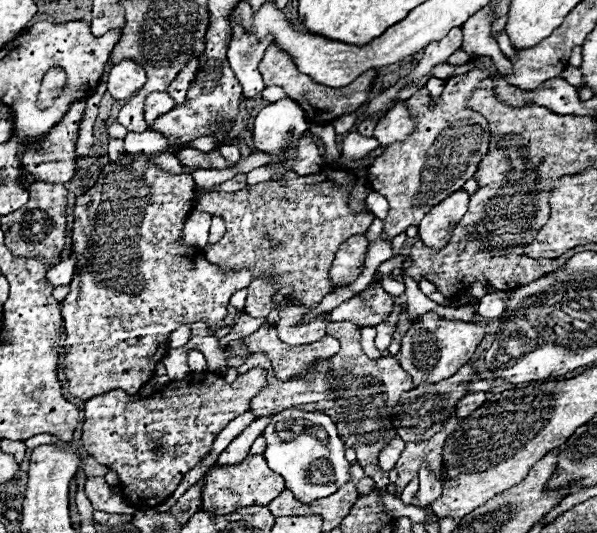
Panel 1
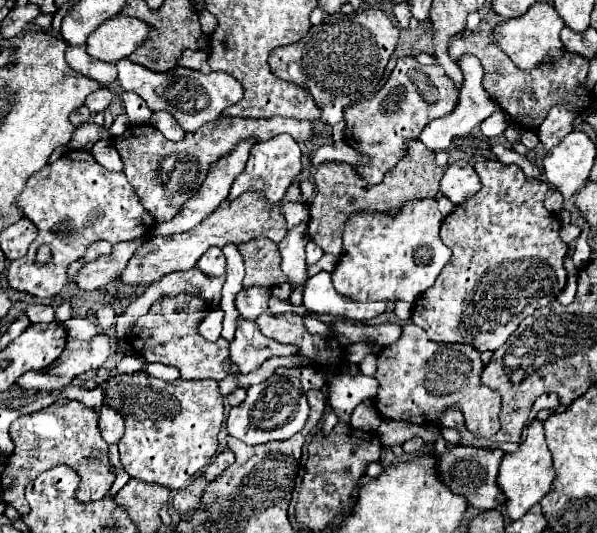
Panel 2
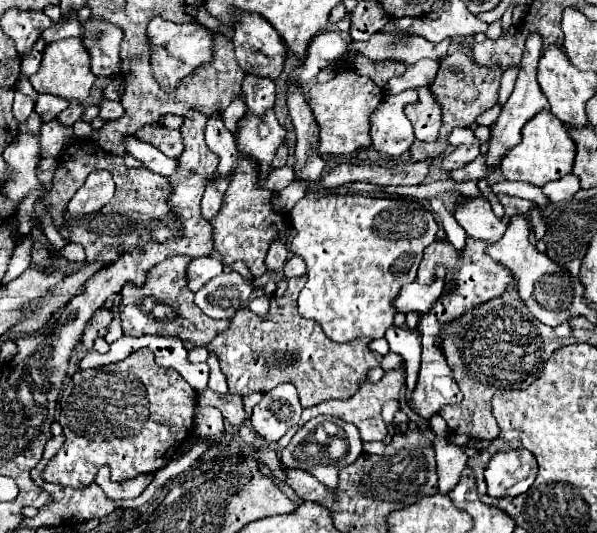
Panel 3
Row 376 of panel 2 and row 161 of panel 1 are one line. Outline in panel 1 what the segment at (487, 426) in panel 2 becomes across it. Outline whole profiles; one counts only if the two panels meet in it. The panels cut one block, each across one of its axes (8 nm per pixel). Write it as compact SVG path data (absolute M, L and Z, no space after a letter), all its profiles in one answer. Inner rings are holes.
M472 70L448 78L444 92L432 102L426 90L418 90L406 100L406 108L414 120L418 120L414 132L406 140L390 144L384 154L374 160L366 176L370 188L390 204L388 216L384 218L384 240L390 242L408 226L418 226L432 206L458 192L462 184L474 176L480 160L488 154L488 122L484 116L466 108L466 98L484 78L488 78L488 70Z

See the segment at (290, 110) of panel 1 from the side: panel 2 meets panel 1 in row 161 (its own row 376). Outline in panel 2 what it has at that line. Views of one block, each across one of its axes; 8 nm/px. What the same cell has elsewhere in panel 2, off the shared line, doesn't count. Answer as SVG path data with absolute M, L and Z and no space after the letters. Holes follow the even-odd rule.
M272 376L260 384L248 388L248 396L240 406L234 406L226 420L226 430L230 436L236 436L244 444L256 446L270 440L286 440L300 432L308 420L308 400L298 378ZM290 394L290 402L284 402L284 396Z

